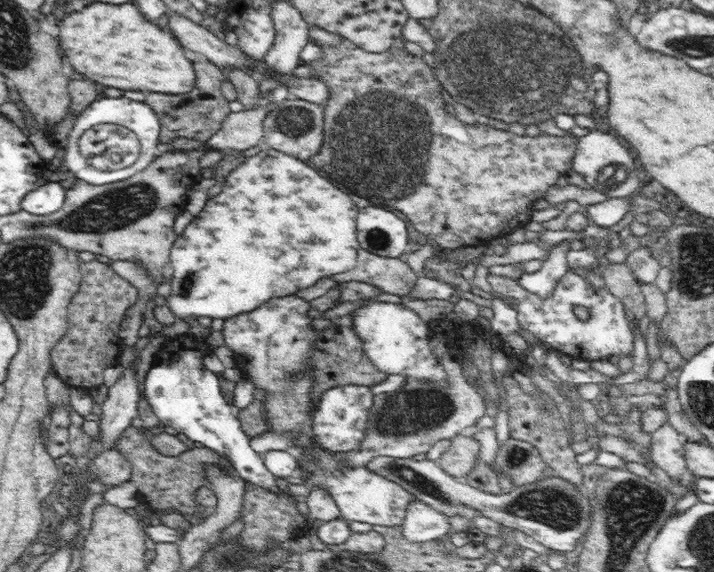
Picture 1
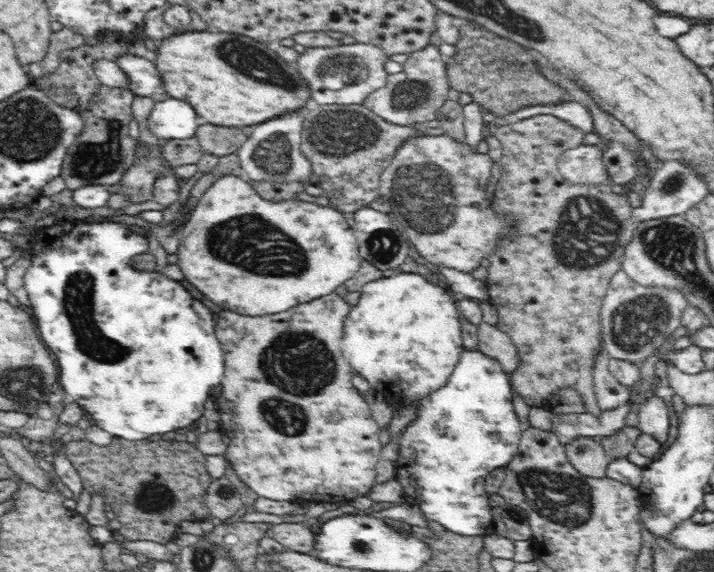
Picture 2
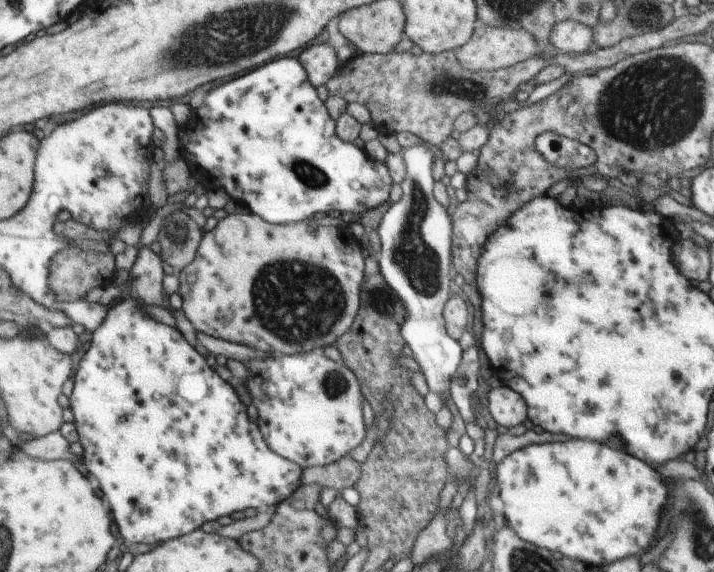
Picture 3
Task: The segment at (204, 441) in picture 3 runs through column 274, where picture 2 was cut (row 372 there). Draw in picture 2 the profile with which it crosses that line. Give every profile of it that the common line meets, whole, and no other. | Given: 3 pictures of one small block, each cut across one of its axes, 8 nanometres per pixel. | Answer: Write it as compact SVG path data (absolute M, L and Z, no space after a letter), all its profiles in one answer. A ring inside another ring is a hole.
M464 347L446 386L418 400L417 419L403 430L399 438L395 479L404 487L406 498L421 508L428 521L437 522L461 536L482 538L488 526L494 524L495 509L488 503L490 494L485 489L485 481L496 468L505 468L519 449L523 427L514 410L513 396L509 376L501 365L480 350Z

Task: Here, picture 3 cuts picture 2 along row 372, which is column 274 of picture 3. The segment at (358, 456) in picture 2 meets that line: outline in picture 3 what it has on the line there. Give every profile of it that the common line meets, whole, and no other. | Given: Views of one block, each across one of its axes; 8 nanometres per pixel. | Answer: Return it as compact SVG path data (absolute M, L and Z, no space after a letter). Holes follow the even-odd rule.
M252 211L234 212L234 214L229 214L218 221L215 228L203 233L195 259L178 272L180 285L177 292L183 300L181 309L196 330L202 330L202 333L216 336L216 338L224 338L228 342L236 342L239 345L246 344L246 346L256 350L274 352L274 356L307 353L312 348L336 345L337 338L340 338L342 334L349 330L358 311L361 310L361 288L365 275L365 258L362 256L362 249L361 242L353 234L346 234L346 238L344 238L340 229L333 225L315 226L314 224L308 224L307 221L272 224L255 215Z

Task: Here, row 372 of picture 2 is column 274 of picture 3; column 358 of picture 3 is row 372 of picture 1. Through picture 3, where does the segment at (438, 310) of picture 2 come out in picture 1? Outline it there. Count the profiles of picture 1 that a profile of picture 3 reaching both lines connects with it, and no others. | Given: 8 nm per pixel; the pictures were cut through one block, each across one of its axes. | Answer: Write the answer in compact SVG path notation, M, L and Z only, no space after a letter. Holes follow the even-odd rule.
M374 298L361 299L361 307L355 310L353 315L353 329L359 340L363 342L364 353L372 365L386 373L401 374L407 379L422 379L428 383L447 384L447 374L442 368L440 361L434 357L430 350L429 341L434 336L429 324L426 324L417 313L404 307L401 303L372 301Z

